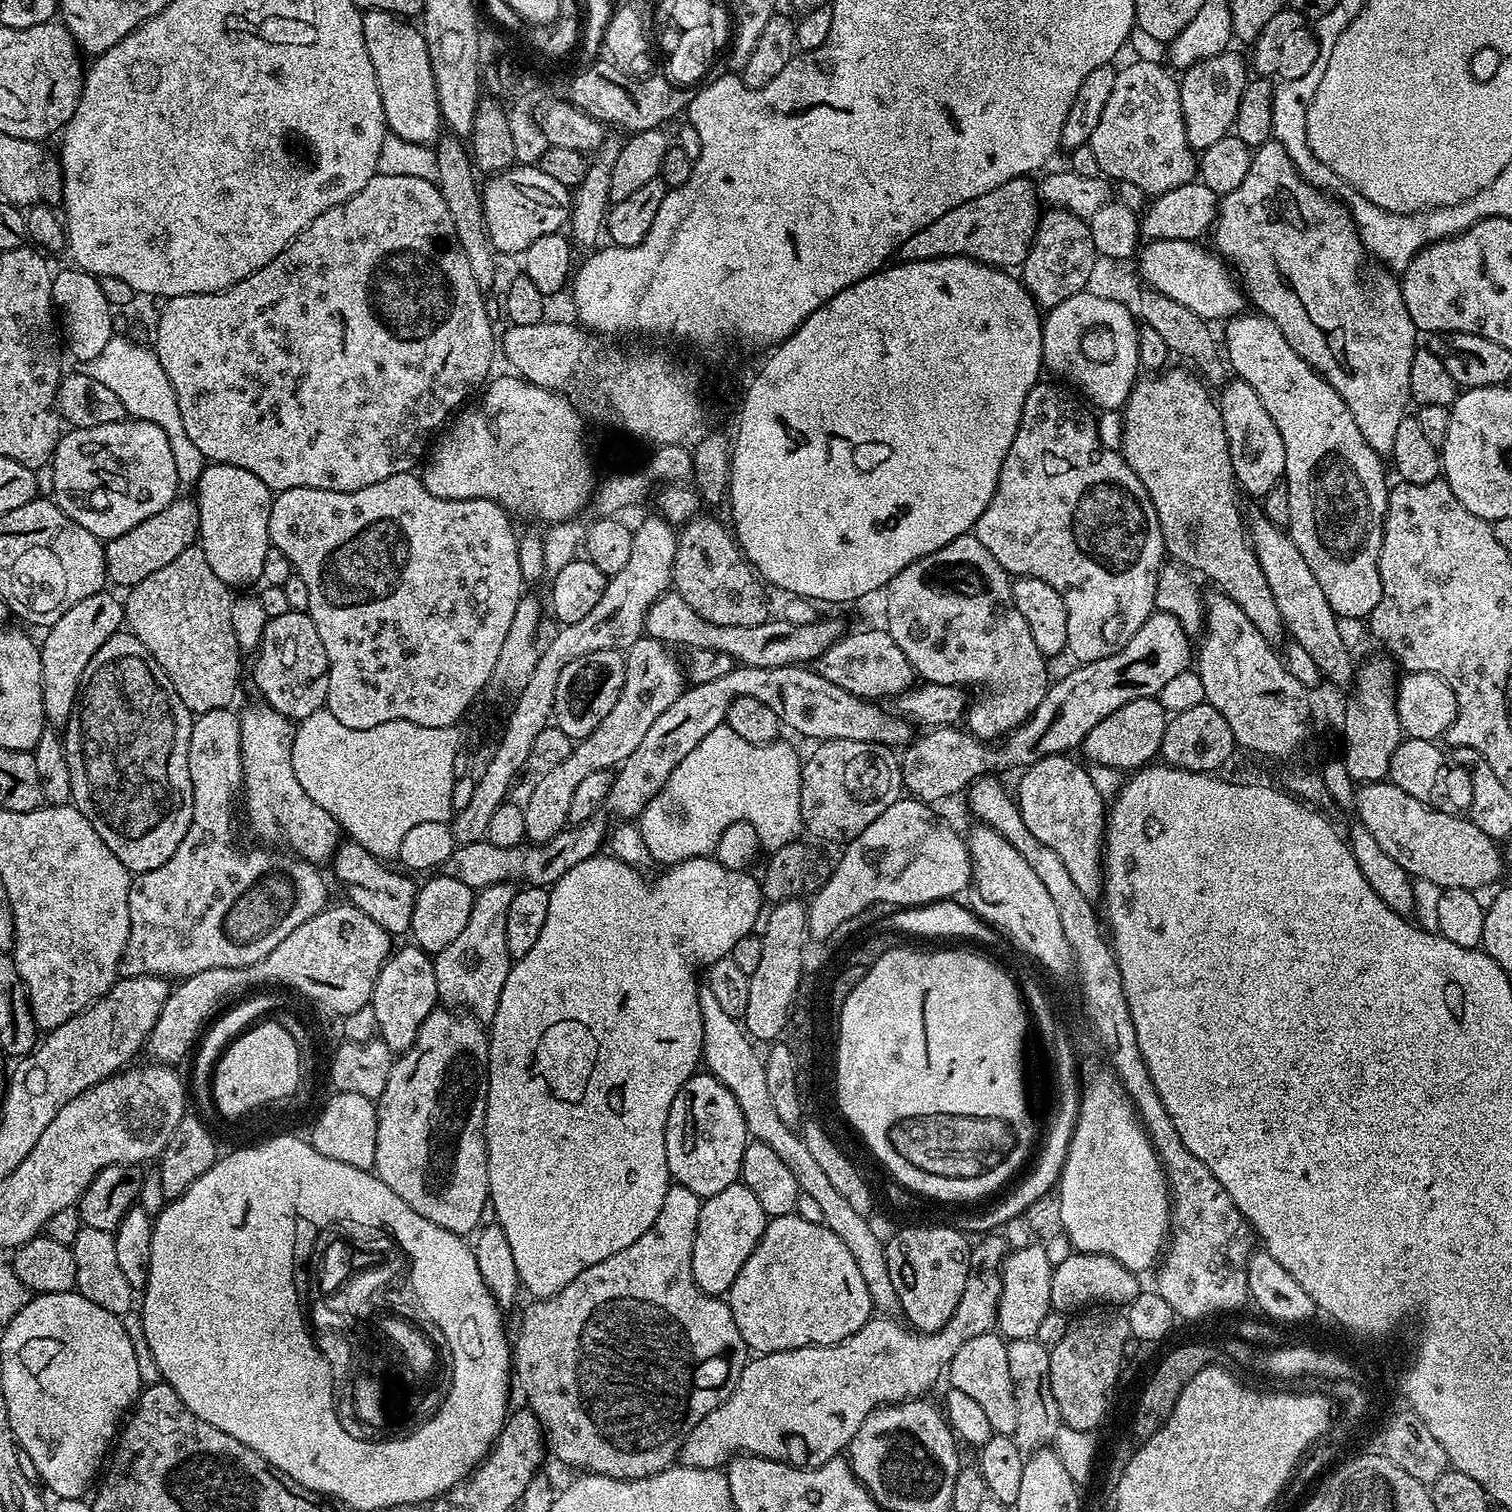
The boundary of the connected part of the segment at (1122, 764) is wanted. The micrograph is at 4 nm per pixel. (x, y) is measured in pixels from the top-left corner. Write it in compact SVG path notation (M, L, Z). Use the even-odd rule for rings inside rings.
M1147 696L1126 702L1126 706L1118 706L1114 714L1102 718L1102 722L1098 722L1098 726L1086 734L1082 752L1089 756L1088 760L1093 764L1121 770L1139 770L1151 765L1160 756L1162 738L1170 719L1160 702L1159 699Z

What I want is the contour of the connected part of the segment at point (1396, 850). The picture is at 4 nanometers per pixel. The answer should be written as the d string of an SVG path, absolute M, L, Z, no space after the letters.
M1387 779L1362 784L1355 789L1355 812L1360 819L1357 820L1359 827L1370 830L1370 834L1374 834L1375 840L1378 841L1378 846L1382 846L1382 850L1386 850L1386 854L1390 854L1390 858L1394 858L1394 862L1398 862L1398 866L1402 866L1402 870L1406 870L1408 875L1416 880L1434 882L1443 890L1479 890L1478 888L1494 883L1506 871L1501 845L1484 834L1474 822L1463 815L1455 816L1442 810L1434 810L1418 802L1418 798L1410 798L1406 790L1398 790L1398 786L1394 786Z

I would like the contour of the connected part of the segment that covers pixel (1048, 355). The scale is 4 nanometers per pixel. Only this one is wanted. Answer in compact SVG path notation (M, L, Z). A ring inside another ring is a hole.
M1082 291L1047 309L1042 323L1043 367L1061 376L1056 378L1075 389L1085 401L1093 400L1097 409L1106 412L1123 409L1141 371L1137 317L1122 302Z

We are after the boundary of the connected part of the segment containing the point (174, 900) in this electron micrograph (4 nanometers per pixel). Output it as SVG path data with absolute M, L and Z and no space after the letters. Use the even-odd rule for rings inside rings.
M231 707L219 708L218 710L206 710L199 713L192 721L190 730L190 786L192 787L192 797L194 806L192 807L192 821L186 830L186 838L178 842L178 850L162 862L162 866L157 868L143 869L139 874L132 876L130 886L130 938L126 942L126 950L120 959L120 976L162 976L165 978L185 978L194 974L199 974L202 970L211 970L214 967L246 967L252 963L265 959L268 954L280 942L287 937L298 926L302 926L310 918L314 918L319 912L326 908L328 900L328 884L324 881L324 876L317 865L311 864L309 860L304 860L295 854L289 854L284 850L269 850L264 848L252 848L248 856L244 852L239 852L232 843L236 836L232 833L232 827L236 824L236 812L238 816L238 789L243 785L244 775L242 774L242 734L240 733L240 717Z

